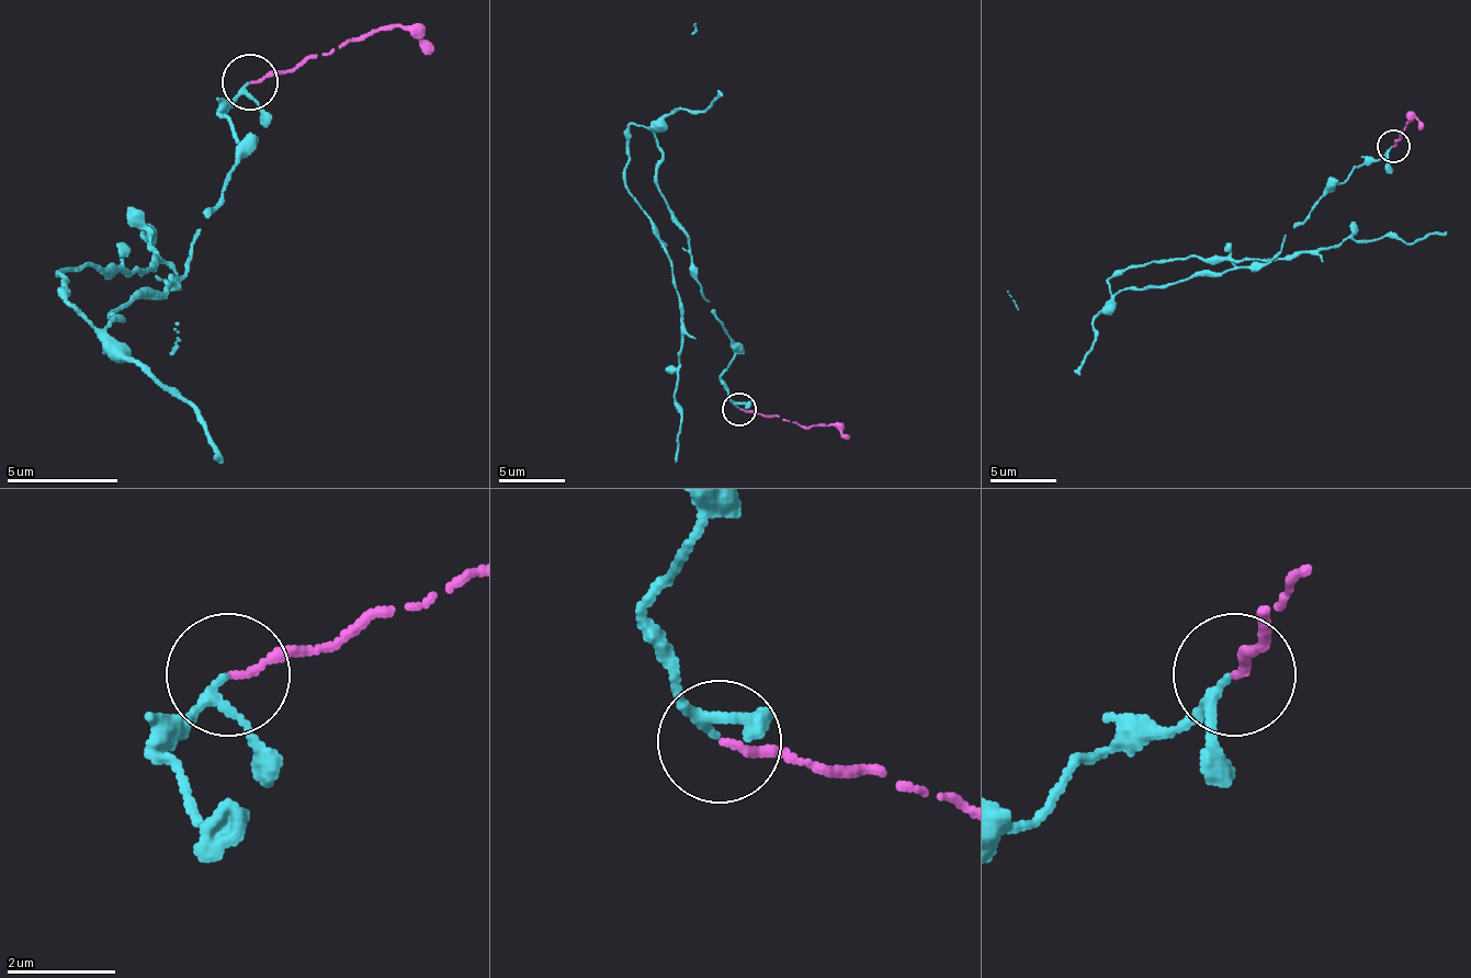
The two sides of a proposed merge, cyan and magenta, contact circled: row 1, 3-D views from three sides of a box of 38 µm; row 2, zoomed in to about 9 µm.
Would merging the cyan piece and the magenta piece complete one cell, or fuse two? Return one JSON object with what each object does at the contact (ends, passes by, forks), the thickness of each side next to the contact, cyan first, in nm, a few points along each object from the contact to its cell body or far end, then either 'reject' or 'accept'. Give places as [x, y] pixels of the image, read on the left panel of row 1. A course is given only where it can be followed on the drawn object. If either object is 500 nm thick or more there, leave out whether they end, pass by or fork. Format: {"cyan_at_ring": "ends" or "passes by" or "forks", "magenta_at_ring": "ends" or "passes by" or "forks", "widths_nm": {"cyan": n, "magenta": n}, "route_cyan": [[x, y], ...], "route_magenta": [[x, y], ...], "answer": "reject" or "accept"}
{"cyan_at_ring": "passes by", "magenta_at_ring": "ends", "widths_nm": {"cyan": 150, "magenta": 140}, "route_cyan": [[248, 83], [221, 116], [242, 156], [176, 283], [99, 328], [59, 272], [137, 272], [154, 261], [143, 223]], "route_magenta": [[248, 83], [382, 27], [409, 27], [431, 56]], "answer": "accept"}

